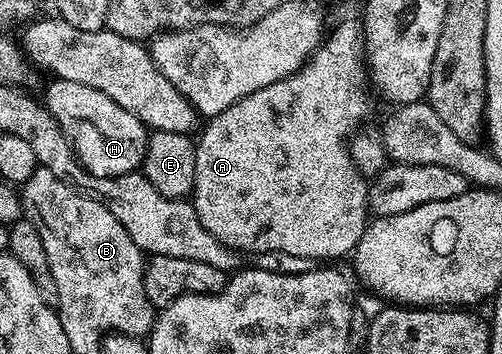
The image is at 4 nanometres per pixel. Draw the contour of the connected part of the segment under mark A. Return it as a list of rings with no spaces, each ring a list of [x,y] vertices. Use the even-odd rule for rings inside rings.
[[[358,19],[339,20],[335,29],[328,31],[323,37],[317,51],[309,57],[303,67],[298,68],[291,76],[281,78],[229,106],[221,114],[210,117],[206,121],[207,129],[200,131],[195,146],[195,190],[193,203],[197,210],[197,218],[201,218],[201,226],[213,234],[225,246],[235,249],[240,254],[246,252],[259,252],[258,254],[274,254],[284,252],[290,256],[300,256],[308,262],[335,262],[338,256],[350,257],[354,253],[361,234],[369,223],[369,209],[367,207],[368,181],[357,170],[348,147],[353,133],[360,127],[359,124],[371,112],[372,93],[366,92],[363,87],[368,87],[369,73],[363,46],[363,25]]]

